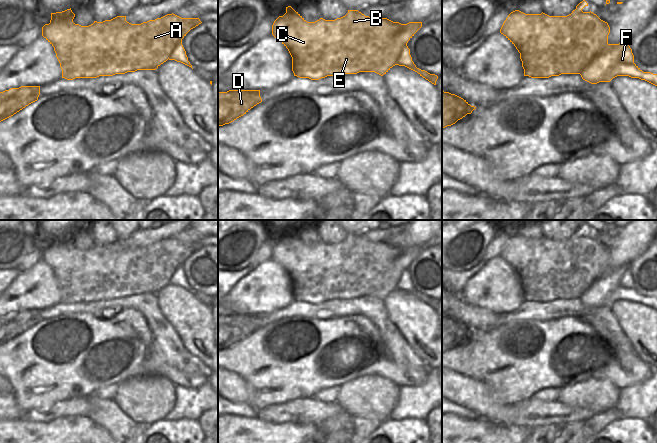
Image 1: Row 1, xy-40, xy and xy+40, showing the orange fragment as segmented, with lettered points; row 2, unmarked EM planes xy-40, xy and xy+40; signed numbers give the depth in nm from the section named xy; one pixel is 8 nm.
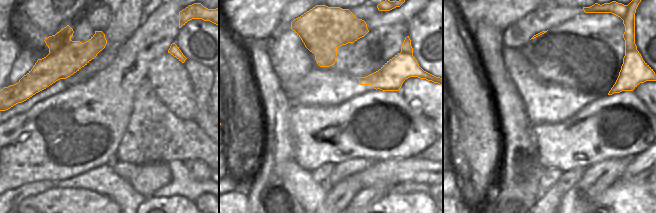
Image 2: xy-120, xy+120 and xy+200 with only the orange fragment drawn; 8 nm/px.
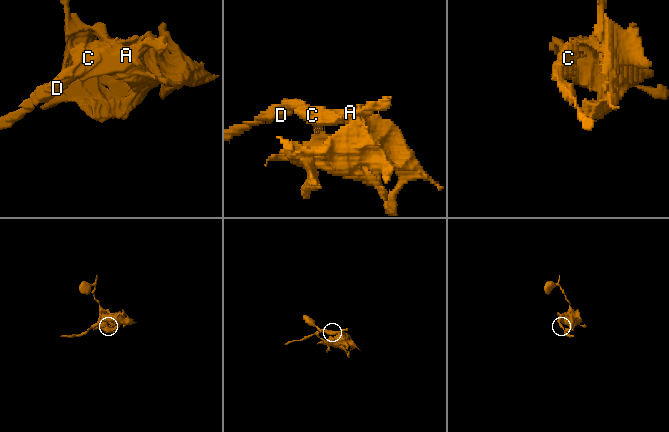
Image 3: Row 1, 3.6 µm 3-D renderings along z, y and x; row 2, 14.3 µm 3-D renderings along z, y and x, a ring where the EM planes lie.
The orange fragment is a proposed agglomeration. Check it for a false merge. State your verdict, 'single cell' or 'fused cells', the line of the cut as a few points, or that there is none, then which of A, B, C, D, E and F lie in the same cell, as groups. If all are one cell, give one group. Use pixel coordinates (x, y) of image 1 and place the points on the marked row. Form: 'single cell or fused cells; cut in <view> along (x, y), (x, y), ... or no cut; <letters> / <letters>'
fused cells; cut in xy along (417, 30), (400, 31), (385, 60), (373, 71); A B C D E / F

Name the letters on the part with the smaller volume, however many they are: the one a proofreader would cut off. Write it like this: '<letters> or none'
A, B, C, D, E

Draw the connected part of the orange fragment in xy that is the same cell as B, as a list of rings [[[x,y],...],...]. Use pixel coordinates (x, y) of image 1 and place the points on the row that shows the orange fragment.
[[[288,6],[286,13],[274,21],[272,35],[288,49],[294,76],[319,80],[339,74],[374,72],[384,63],[388,49],[397,41],[399,32],[407,29],[418,31],[421,27],[422,22],[401,24],[387,18],[371,18],[358,10],[348,10],[345,16],[335,20],[320,18],[315,22],[307,22]]]

